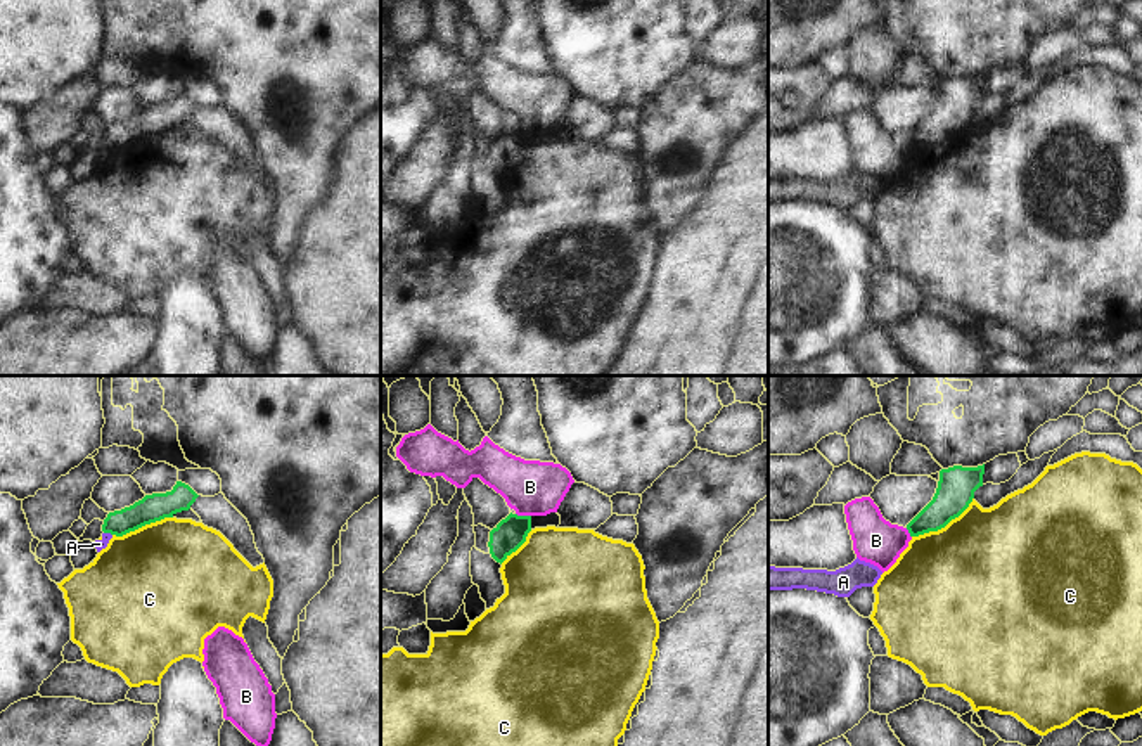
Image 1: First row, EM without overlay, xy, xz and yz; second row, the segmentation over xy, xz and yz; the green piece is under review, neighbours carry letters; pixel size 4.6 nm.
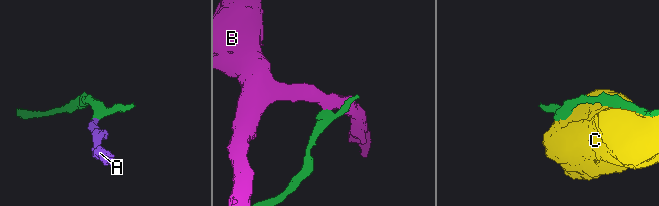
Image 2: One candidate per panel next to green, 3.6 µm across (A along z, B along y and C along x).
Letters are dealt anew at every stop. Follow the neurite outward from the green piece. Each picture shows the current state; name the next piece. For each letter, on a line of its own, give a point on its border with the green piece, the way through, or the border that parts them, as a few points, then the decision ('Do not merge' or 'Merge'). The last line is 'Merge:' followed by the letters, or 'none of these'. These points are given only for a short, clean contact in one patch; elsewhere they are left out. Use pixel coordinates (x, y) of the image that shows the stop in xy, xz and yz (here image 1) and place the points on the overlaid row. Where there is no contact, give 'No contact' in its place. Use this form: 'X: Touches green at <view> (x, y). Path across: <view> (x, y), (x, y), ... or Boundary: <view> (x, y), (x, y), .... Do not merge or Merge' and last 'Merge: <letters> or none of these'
A: Touches green at xy (108, 532). Boundary: xy (104, 532), (111, 535). Do not merge
B: Touches green at xz (523, 516). Do not merge
C: Touches green at yz (943, 527). Do not merge
Merge: none of these.

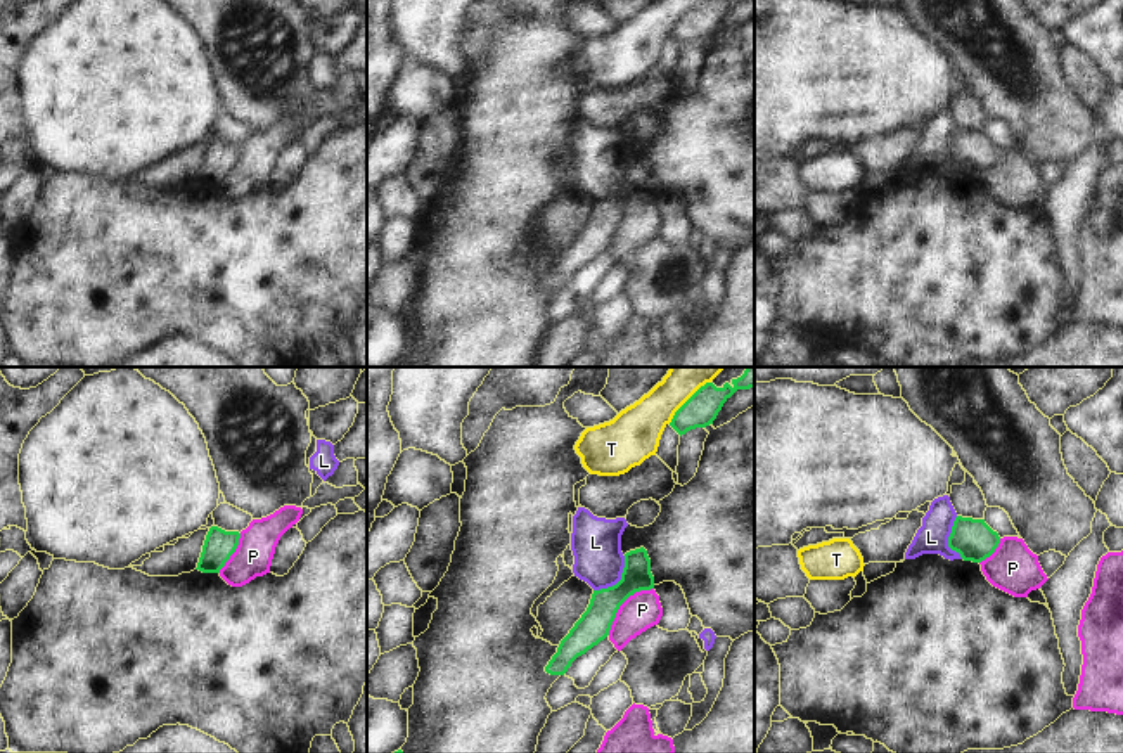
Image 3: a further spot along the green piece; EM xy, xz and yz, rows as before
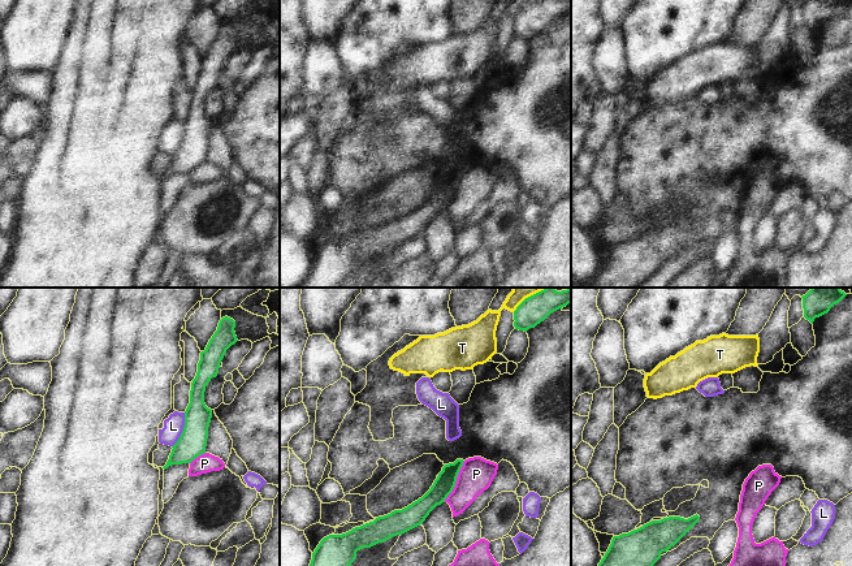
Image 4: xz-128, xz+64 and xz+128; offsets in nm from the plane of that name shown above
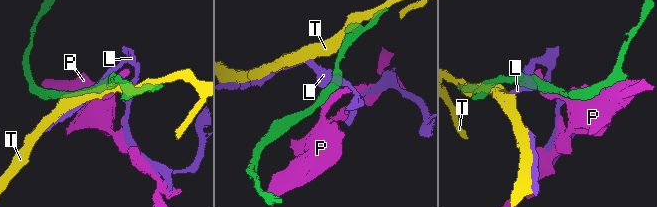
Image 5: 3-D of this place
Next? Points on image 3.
L: Touches green at xz (620, 580). Boundary: xz (625, 556), (622, 577), (615, 584), (594, 591). Do not merge
P: Touches green at xz (622, 603). Boundary: xz (653, 587), (635, 591), (620, 606), (608, 634). Do not merge
T: Touches green at xz (687, 400). Do not merge
Merge: none of these.

